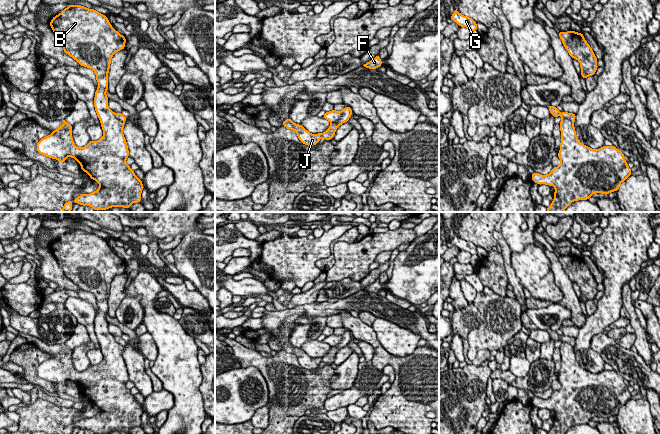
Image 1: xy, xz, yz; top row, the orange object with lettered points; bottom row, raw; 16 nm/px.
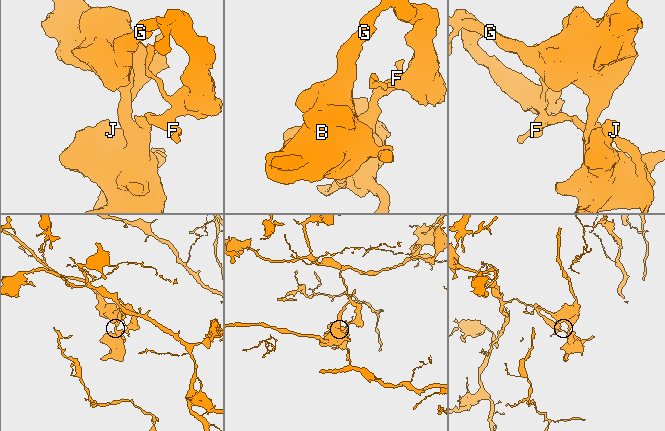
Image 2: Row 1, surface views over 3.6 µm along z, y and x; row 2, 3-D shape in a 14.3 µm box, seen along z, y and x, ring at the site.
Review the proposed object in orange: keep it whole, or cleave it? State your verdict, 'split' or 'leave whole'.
split

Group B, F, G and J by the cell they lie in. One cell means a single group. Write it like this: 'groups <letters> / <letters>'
groups B G J / F

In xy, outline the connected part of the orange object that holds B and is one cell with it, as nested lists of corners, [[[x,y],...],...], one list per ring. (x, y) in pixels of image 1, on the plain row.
[[[69,229],[50,246],[63,274],[81,290],[91,292],[99,308],[94,322],[94,330],[103,353],[103,361],[98,365],[90,365],[86,370],[78,372],[72,363],[72,352],[65,344],[52,358],[42,362],[37,367],[37,375],[49,382],[64,387],[68,380],[77,384],[81,393],[87,396],[91,403],[97,405],[100,411],[91,418],[81,418],[73,426],[80,429],[89,429],[94,434],[105,434],[111,431],[130,432],[132,427],[141,426],[141,415],[144,413],[142,405],[138,403],[126,388],[129,381],[128,370],[123,359],[124,346],[115,341],[115,337],[108,331],[108,296],[111,282],[115,276],[125,272],[126,263],[117,256],[108,245],[108,242],[94,233],[80,229]]]

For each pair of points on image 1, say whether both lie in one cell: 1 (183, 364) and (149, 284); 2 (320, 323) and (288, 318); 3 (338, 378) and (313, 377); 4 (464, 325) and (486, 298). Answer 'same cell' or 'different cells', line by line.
1: same cell
2: different cells
3: different cells
4: different cells

